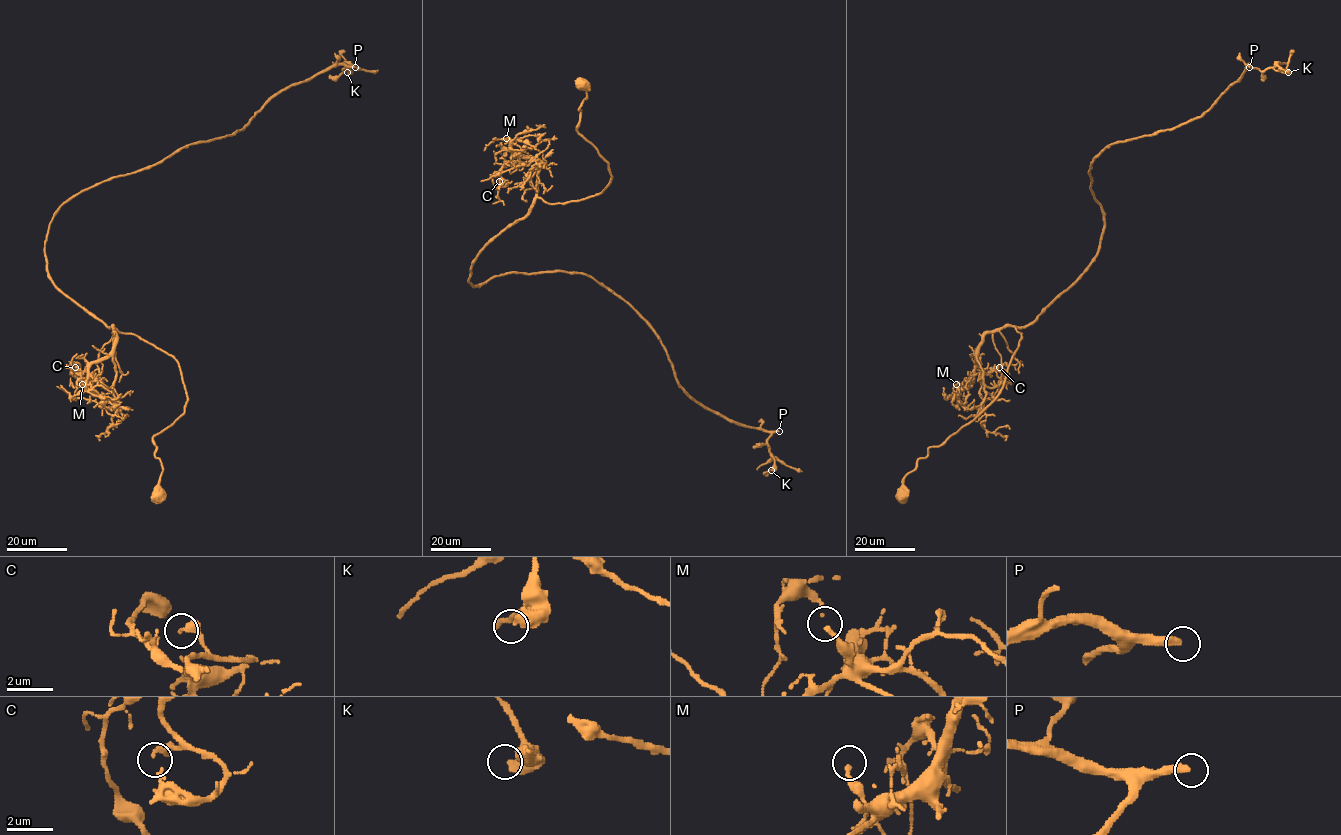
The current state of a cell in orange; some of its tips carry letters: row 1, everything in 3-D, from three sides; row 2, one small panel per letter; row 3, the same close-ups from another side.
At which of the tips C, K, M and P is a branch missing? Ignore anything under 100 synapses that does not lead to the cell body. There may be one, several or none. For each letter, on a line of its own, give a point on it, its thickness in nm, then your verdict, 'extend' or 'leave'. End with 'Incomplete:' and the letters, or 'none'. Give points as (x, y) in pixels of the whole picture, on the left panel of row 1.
C: place (75, 367); calibre 280 nm; leave
K: place (347, 72); calibre 480 nm; leave
M: place (82, 384); calibre 200 nm; leave
P: place (355, 67); calibre 360 nm; extend
Incomplete: P

